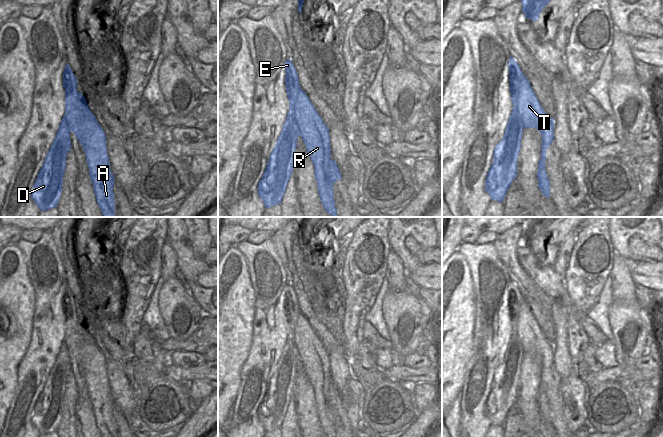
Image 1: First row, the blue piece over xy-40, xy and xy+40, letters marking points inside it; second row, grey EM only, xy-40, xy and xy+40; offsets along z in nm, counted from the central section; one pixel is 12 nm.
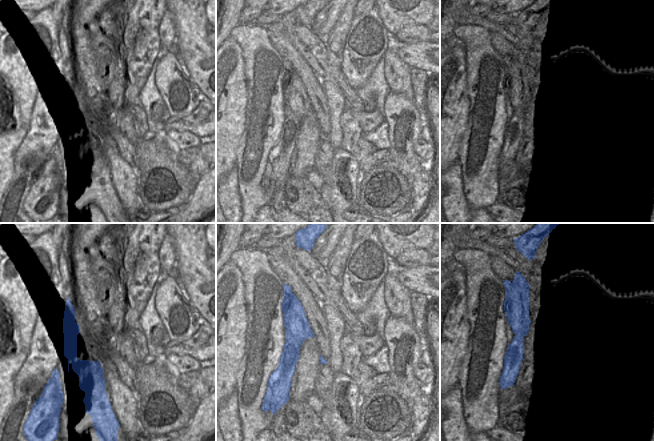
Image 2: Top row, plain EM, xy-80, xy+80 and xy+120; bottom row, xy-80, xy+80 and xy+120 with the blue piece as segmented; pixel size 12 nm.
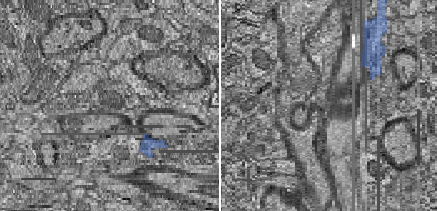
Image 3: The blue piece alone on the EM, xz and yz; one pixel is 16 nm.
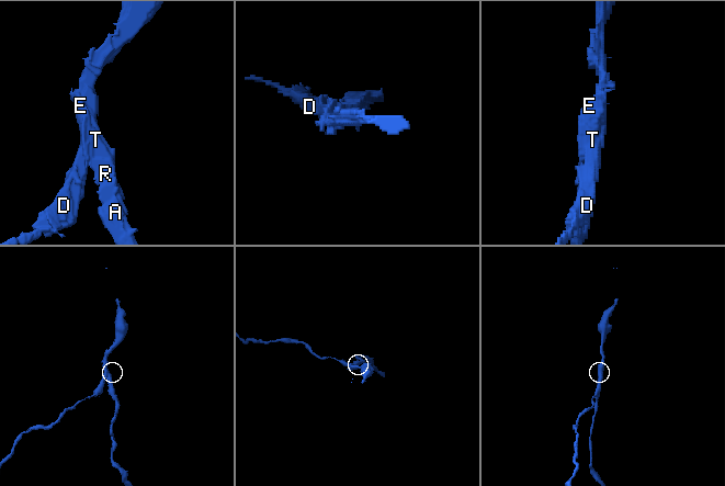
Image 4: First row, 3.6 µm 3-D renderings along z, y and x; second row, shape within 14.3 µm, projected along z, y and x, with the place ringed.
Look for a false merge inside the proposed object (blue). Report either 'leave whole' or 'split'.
split

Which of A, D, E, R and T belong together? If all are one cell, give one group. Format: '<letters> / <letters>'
A E R T / D

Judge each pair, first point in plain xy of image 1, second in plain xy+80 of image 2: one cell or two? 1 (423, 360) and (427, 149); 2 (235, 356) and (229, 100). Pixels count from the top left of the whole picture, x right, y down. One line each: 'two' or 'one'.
1: one
2: one

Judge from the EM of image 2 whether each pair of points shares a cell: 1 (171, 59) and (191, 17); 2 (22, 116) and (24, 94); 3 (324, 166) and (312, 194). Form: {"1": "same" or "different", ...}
{"1": "different", "2": "same", "3": "different"}

